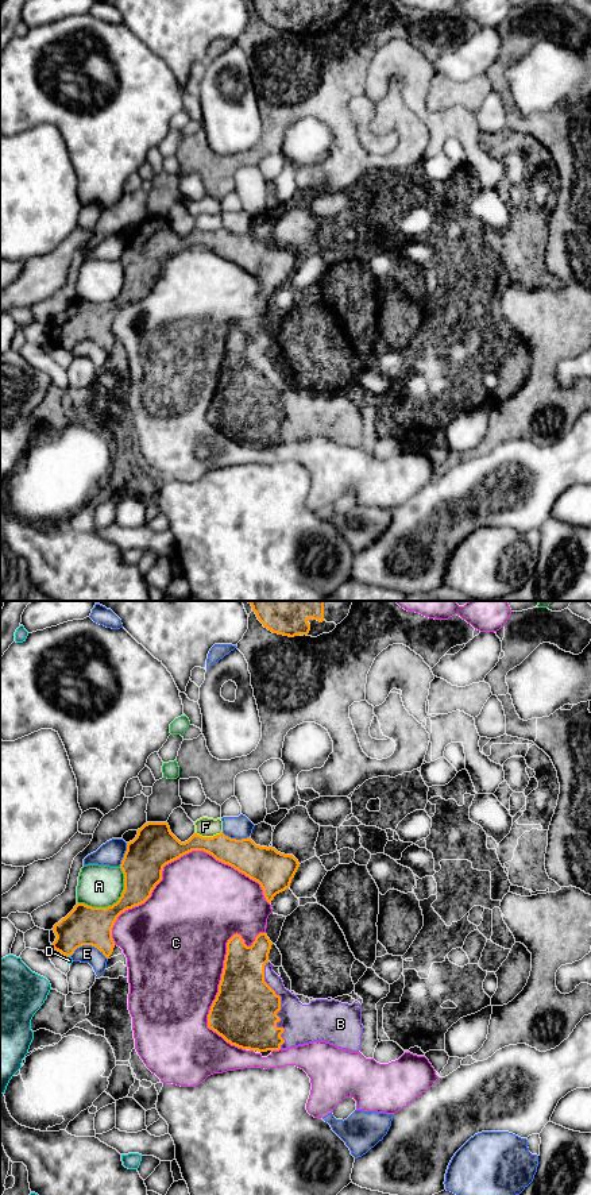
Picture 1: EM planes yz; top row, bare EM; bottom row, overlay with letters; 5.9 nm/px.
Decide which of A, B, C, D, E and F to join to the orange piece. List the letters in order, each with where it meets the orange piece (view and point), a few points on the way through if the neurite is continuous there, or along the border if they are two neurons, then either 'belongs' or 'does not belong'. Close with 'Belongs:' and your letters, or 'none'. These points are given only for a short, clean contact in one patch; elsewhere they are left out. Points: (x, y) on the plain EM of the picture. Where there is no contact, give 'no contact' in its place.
A: yz (114, 299) | does not belong
B: yz (279, 401) | belongs
C: yz (176, 254) | does not belong
D: yz (68, 350) | does not belong
E: yz (89, 339) | does not belong
F: yz (208, 232) | does not belong
Belongs: B

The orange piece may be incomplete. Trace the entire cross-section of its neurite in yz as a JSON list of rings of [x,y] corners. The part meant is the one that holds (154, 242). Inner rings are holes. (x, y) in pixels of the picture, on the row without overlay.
[[[147,217],[138,224],[136,232],[127,238],[120,259],[124,285],[119,296],[108,302],[92,302],[77,297],[74,304],[54,320],[57,334],[51,342],[67,352],[77,343],[92,340],[109,354],[115,343],[112,323],[117,312],[144,298],[162,275],[163,262],[192,246],[204,246],[258,277],[269,298],[290,282],[300,262],[293,250],[281,248],[273,242],[256,240],[251,232],[236,235],[223,227],[213,232],[194,228],[188,236],[181,238],[167,217]]]

